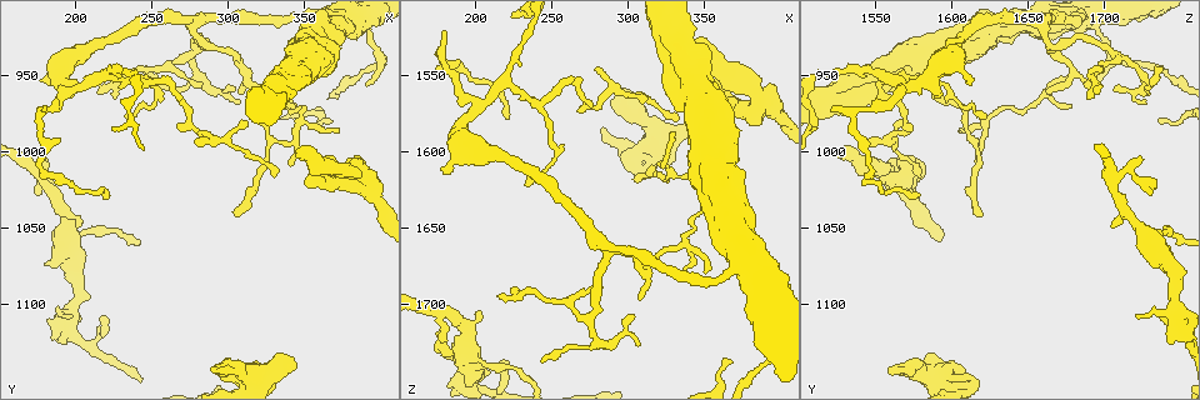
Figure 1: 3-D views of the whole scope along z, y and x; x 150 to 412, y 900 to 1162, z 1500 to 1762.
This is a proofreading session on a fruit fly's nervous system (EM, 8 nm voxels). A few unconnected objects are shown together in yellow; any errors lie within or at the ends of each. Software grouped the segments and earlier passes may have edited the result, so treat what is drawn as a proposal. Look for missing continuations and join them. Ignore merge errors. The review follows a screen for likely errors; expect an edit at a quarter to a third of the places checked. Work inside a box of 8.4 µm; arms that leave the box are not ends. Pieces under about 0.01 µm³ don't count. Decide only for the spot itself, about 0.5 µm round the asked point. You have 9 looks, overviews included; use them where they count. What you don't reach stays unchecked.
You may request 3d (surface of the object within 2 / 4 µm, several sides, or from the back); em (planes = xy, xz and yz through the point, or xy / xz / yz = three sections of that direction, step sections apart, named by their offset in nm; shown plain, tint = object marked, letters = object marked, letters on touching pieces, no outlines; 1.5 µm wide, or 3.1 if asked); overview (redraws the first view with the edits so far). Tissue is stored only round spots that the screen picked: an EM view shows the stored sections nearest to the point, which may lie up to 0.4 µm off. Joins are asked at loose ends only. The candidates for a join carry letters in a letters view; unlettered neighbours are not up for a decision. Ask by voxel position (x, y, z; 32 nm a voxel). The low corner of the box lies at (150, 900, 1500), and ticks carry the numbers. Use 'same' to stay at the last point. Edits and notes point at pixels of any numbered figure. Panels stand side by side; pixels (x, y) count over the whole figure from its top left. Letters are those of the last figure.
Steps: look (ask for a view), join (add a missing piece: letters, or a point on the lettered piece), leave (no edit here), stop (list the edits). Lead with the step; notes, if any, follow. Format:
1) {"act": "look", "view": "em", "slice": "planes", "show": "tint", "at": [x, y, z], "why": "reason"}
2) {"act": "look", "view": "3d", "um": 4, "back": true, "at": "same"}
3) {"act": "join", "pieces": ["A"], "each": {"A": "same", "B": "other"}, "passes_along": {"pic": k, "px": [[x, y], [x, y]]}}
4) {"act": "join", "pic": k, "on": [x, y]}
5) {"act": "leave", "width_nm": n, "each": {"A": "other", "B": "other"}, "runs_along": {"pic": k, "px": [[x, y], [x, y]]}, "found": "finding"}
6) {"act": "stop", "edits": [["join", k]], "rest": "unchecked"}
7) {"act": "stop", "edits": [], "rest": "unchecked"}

{"act": "look", "view": "3d", "um": 4, "at": [246, 944, 1740], "why": "thin end"}

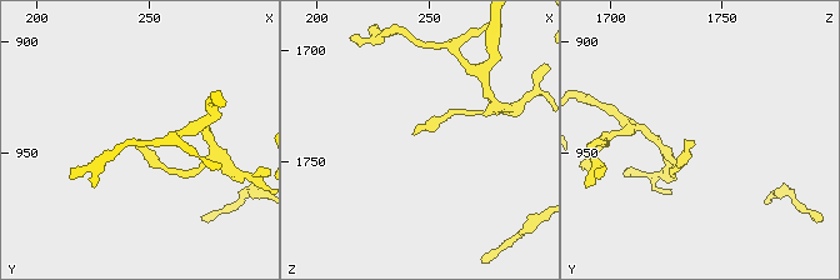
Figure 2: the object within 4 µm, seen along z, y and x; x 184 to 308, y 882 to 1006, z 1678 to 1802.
{"act": "look", "view": "em", "slice": "planes", "show": "letters", "at": [244, 944, 1737], "why": "now the EM"}

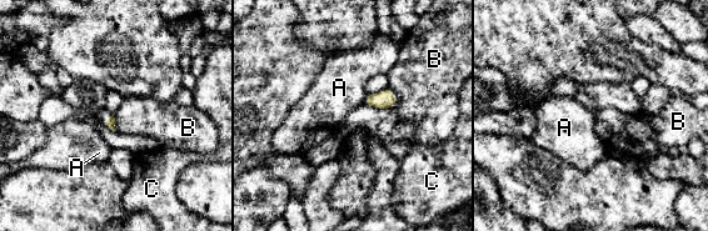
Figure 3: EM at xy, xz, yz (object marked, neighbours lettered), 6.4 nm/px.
{"act": "leave", "each": {"A": "other", "B": "other", "C": "other"}, "border": {"pic": 3, "px": [[388, 86], [395, 94], [393, 109]]}, "found": "no lettered piece goes on from it"}

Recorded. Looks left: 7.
{"act": "look", "view": "3d", "um": 2, "back": true, "at": [348, 1004, 1526], "why": "branch stops here"}

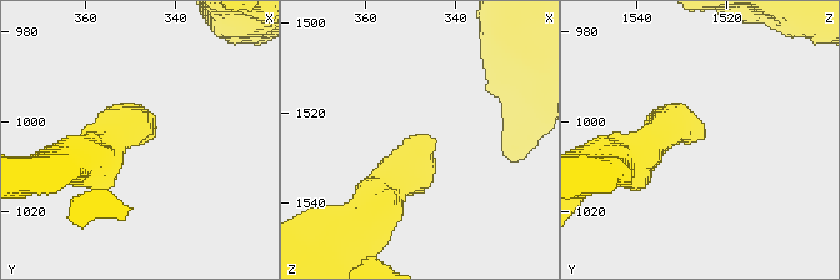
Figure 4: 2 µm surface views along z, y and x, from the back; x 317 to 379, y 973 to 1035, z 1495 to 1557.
{"act": "look", "view": "em", "slice": "planes", "show": "letters", "at": [347, 1002, 1525]}

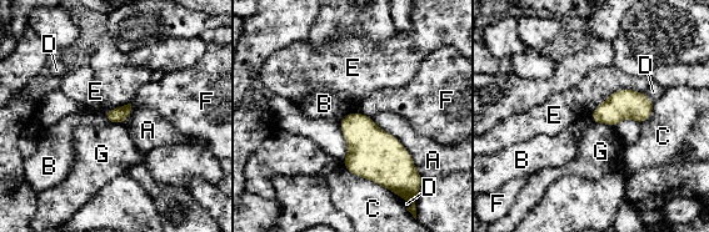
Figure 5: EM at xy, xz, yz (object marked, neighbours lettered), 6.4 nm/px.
{"act": "leave", "each": {"A": "other", "B": "other", "C": "other", "D": "other", "E": "other", "F": "other", "G": "other"}, "border": {"pic": 5, "px": [[642, 90], [615, 89], [589, 116]]}, "found": "none of them fits"}

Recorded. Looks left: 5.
{"act": "look", "view": "3d", "um": 4, "at": [180, 974, 1520]}

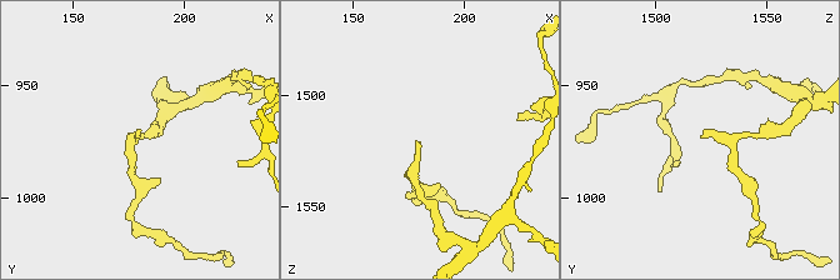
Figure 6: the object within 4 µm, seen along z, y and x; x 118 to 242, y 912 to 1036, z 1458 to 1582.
{"act": "look", "view": "em", "slice": "planes", "show": "plain", "at": [180, 972, 1519]}

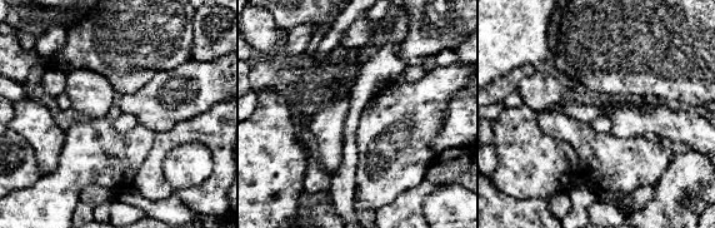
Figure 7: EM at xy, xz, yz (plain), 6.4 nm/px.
{"act": "look", "view": "em", "slice": "planes", "show": "letters", "at": "same"}

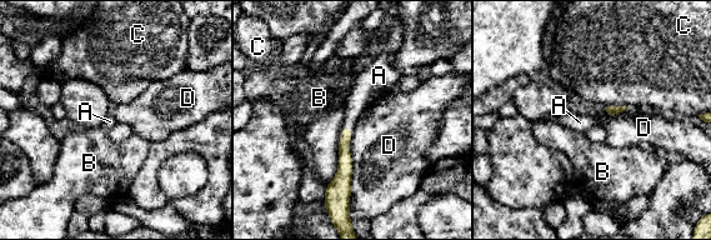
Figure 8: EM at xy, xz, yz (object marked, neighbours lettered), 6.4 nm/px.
{"act": "join", "pieces": ["A"], "each": {"A": "same", "B": "other", "C": "other", "D": "other"}, "passes_along": {"pic": 8, "px": [[345, 160], [346, 126], [362, 91]]}, "found": "the cell continues"}

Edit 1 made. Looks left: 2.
{"act": "stop", "edits": [["join", 8]], "rest": "unchecked"}

